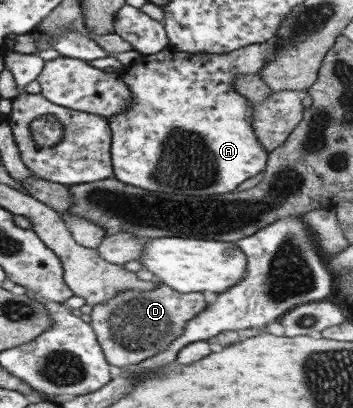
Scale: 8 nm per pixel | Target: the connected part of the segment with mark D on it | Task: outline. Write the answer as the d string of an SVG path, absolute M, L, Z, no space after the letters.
M157 282L150 291L120 291L112 299L91 306L90 327L100 345L106 364L115 372L137 365L182 335L188 320L206 307L202 292L178 293Z

